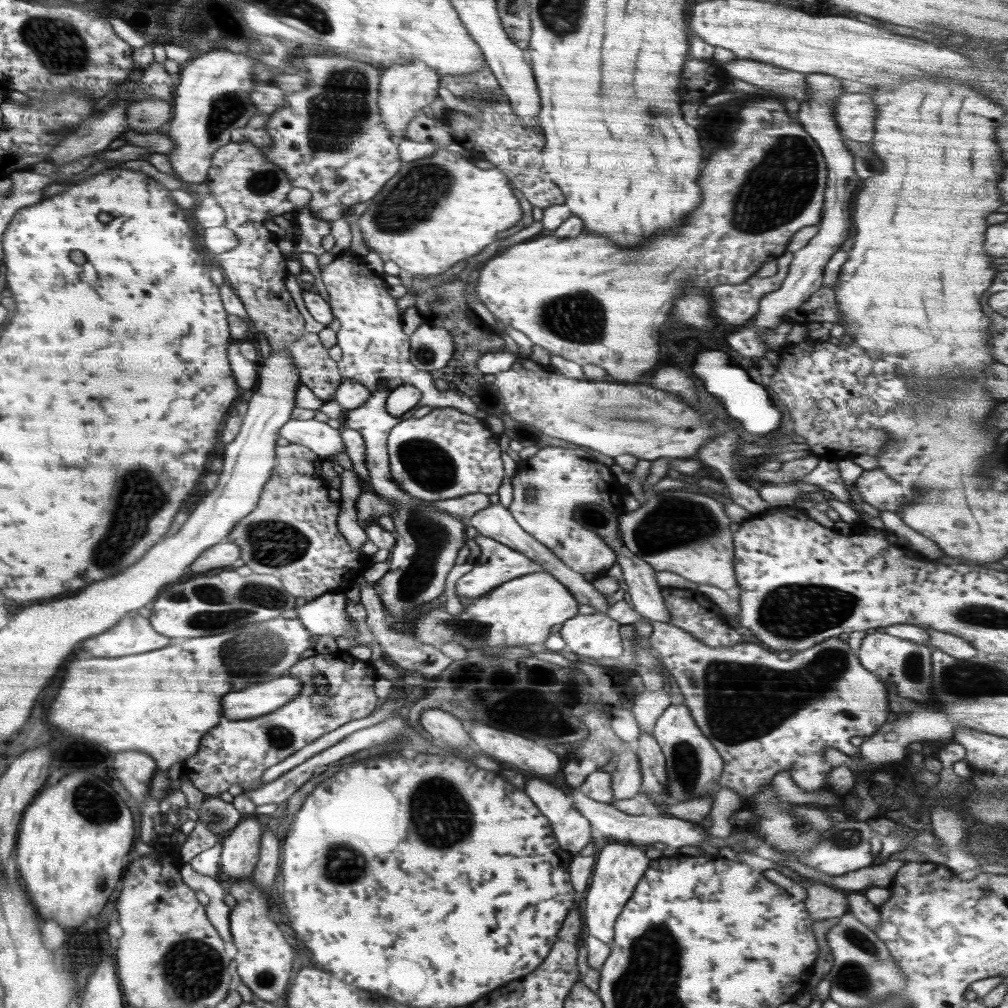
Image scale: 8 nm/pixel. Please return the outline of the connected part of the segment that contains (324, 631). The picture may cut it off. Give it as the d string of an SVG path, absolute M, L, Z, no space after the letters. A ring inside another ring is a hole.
M344 592L324 593L312 602L296 607L296 614L312 635L327 635L332 638L344 636L351 641L360 631L346 615L346 599Z

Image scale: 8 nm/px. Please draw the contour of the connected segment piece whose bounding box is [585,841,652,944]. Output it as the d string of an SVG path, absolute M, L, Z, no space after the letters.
M610 842L605 845L592 871L592 884L586 894L585 922L589 936L595 936L602 942L612 944L614 925L624 905L633 896L636 886L647 871L652 860L637 847L636 844L627 842Z

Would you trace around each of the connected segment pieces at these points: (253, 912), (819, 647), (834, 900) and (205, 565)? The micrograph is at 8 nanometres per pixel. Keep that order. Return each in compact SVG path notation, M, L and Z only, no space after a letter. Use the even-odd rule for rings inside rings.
M251 877L234 879L234 884L230 886L230 894L236 898L236 905L231 908L229 915L229 927L233 938L233 943L237 948L237 955L233 958L238 966L237 971L242 982L250 988L253 994L256 994L260 1000L272 1002L280 997L280 994L286 990L288 982L290 982L290 972L292 972L292 964L294 964L294 952L290 948L290 944L284 940L282 932L276 928L276 924L272 919L268 919L268 900L266 896L260 892L260 887L253 883Z
M625 600L611 605L606 614L620 625L644 621L653 626L654 632L648 638L652 649L661 656L663 667L670 676L676 679L685 696L684 704L691 710L699 730L720 753L725 764L719 785L737 792L743 799L756 794L767 782L771 782L776 773L789 770L796 756L822 753L830 747L858 762L858 747L852 746L850 739L852 736L872 736L887 722L888 714L892 711L888 700L890 688L863 668L855 651L838 637L798 651L788 660L781 660L776 652L766 650L758 643L741 642L727 647L700 643L679 626L651 621L638 615Z
M806 884L805 909L813 920L830 920L851 913L846 893L843 890L822 884Z
M224 538L218 544L200 553L189 568L192 572L206 572L218 566L230 566L232 562L240 562L238 558L240 558L240 548Z

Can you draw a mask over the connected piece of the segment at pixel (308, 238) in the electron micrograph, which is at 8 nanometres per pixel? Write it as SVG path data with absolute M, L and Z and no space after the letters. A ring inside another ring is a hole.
M308 206L297 209L295 226L301 230L301 238L296 245L296 254L311 252L316 256L324 251L321 242L324 236L330 234L332 221L324 221L310 213Z

